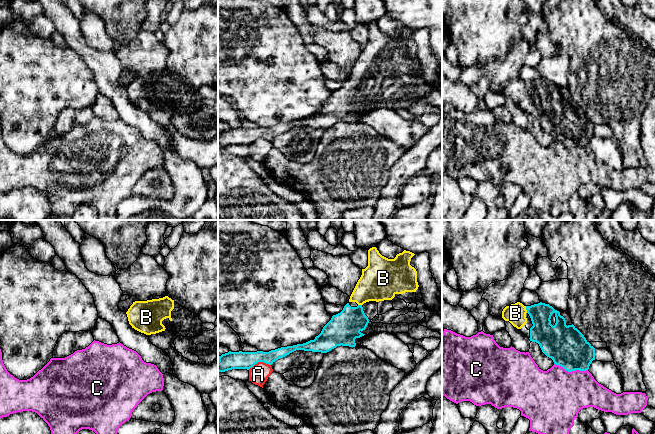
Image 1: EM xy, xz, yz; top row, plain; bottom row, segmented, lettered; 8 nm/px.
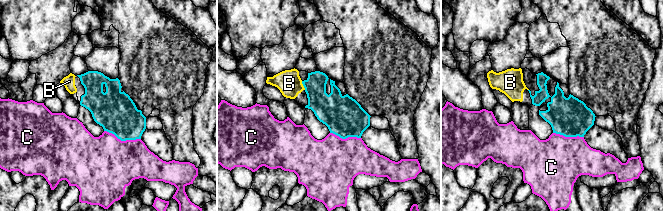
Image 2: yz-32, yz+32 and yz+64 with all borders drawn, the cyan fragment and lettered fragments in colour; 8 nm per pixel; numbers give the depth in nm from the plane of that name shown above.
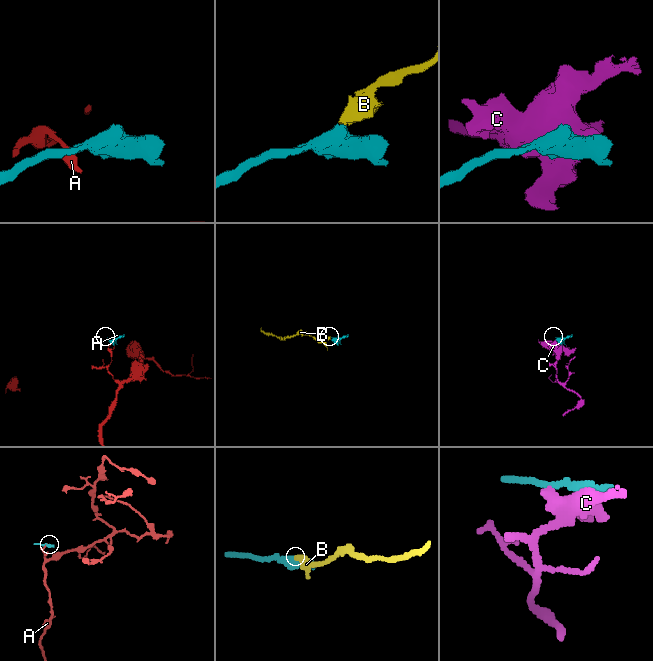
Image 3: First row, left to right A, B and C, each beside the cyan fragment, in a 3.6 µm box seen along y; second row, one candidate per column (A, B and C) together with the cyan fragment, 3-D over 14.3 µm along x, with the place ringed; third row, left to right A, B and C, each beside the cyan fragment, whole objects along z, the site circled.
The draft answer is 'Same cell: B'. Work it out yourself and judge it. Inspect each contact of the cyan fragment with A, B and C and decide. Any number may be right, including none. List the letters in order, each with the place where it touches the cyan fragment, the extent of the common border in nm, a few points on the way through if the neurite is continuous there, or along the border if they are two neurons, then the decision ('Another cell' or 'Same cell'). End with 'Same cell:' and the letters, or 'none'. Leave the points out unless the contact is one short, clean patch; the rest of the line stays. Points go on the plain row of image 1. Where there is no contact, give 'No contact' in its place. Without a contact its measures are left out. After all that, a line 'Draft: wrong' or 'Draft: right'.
A: Touches cyan at xz (259, 137). Shared border 190 nm. Boundary: xz (270, 140), (257, 138), (248, 145). Another cell
B: Touches cyan at yz (526, 85). Shared border 60 nm. Path across: yz (542, 108), (541, 98), (526, 85), (515, 89). Same cell
C: Touches cyan at yz (571, 147). Shared border 280 nm. Another cell
Same cell: B
Draft: right

